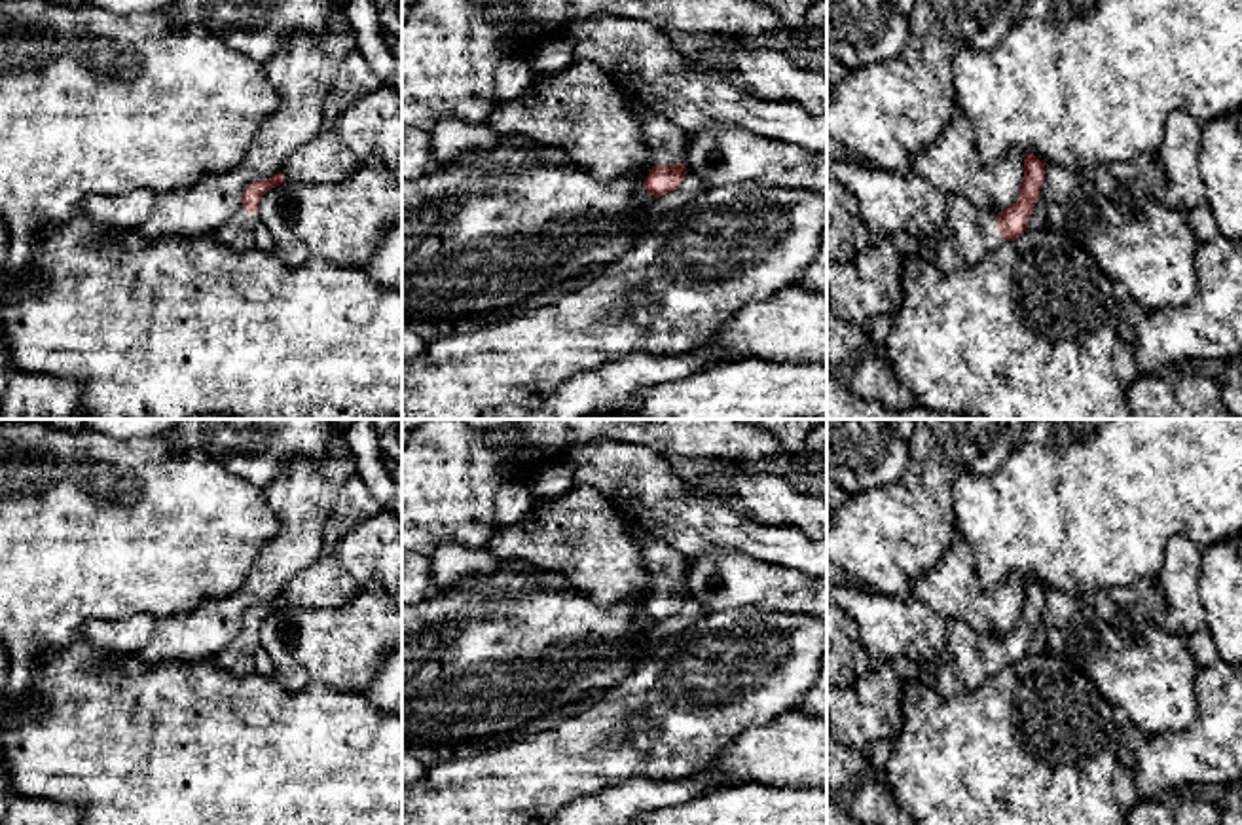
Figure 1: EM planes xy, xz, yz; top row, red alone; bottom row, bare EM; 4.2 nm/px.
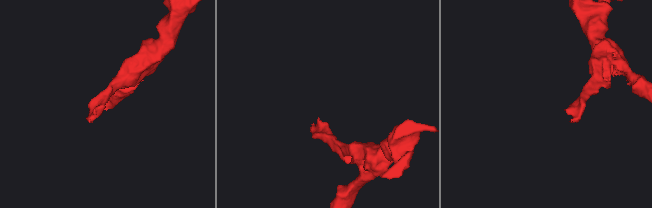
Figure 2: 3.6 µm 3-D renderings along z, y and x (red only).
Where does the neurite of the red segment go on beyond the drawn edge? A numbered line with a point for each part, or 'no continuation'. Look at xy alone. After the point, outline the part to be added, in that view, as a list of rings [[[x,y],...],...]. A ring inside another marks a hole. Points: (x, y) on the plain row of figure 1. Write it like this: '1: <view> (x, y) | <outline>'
1: xy (236, 659) | [[[245,630],[226,645],[214,658],[226,673],[243,679],[252,673],[254,652],[260,647],[258,637],[247,637]]]

